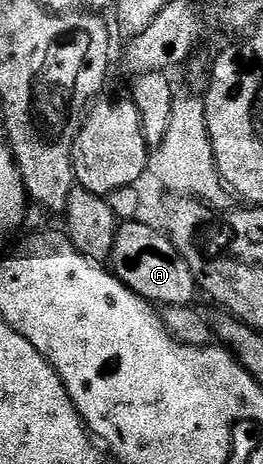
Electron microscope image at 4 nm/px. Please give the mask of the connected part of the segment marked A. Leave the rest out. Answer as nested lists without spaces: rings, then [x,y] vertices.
[[[127,220],[118,227],[109,259],[110,269],[146,302],[163,308],[191,306],[197,295],[197,276],[162,229],[154,230],[144,220]]]

